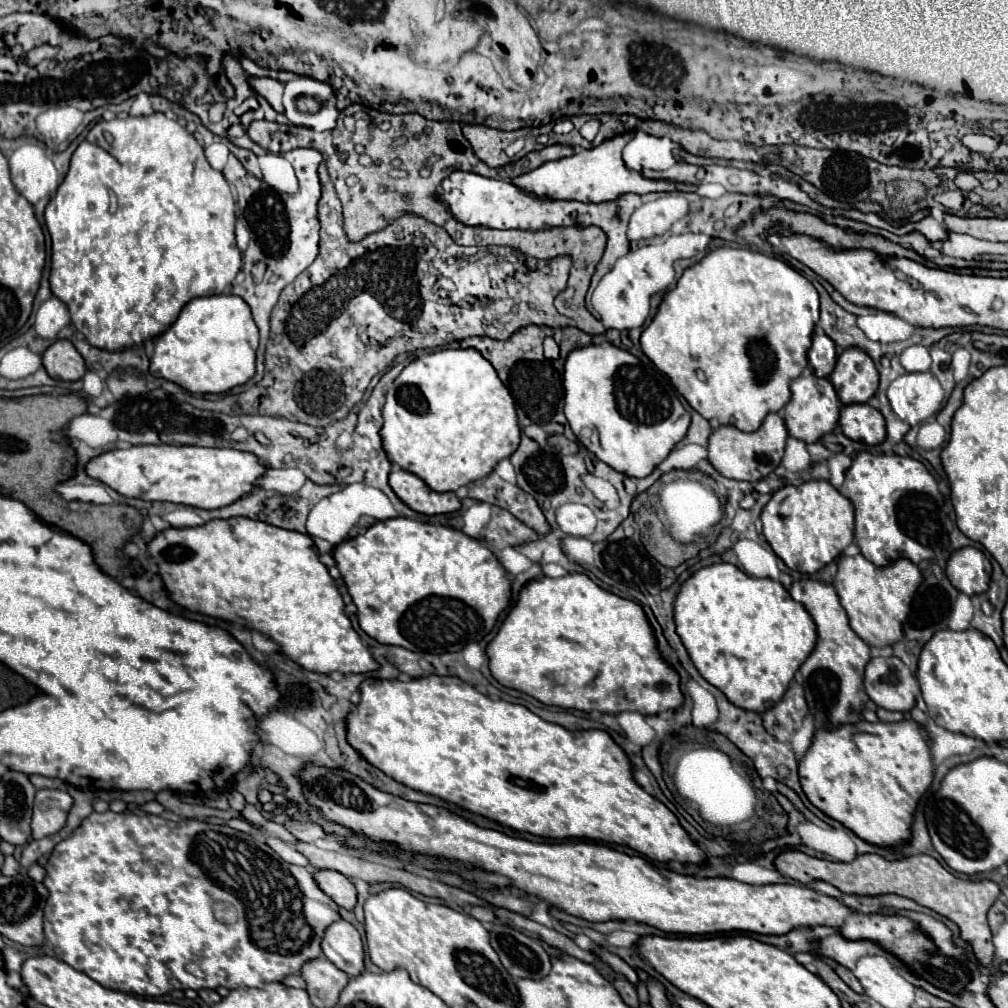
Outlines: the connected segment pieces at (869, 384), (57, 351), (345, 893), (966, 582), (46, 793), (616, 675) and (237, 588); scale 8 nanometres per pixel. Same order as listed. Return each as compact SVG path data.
M849 347L845 349L839 357L837 357L837 365L833 369L833 373L829 375L841 403L849 405L849 403L867 403L869 397L875 395L877 387L879 387L879 371L873 363L873 359L859 347Z
M59 339L53 345L49 345L47 351L41 355L41 359L49 377L59 381L77 381L87 371L83 357L67 339Z
M315 869L313 877L315 877L319 889L323 893L327 893L339 907L353 911L353 907L357 903L357 891L345 875L337 873L337 871L329 871L329 869Z
M961 547L951 553L947 561L947 577L955 589L975 595L987 591L991 580L992 566L981 549Z
M39 789L35 793L35 807L33 807L33 819L31 819L33 839L43 839L59 833L65 827L71 805L73 805L73 799L67 791Z
M585 573L529 581L487 647L493 677L545 705L655 715L683 705L681 677L661 657L641 605L601 589Z
M247 517L213 519L201 527L171 527L161 531L149 543L149 553L153 559L157 559L159 575L175 603L193 613L233 621L259 633L265 633L281 645L281 651L289 659L299 663L303 669L325 675L333 671L347 675L371 673L379 669L379 663L373 659L369 647L365 647L365 643L353 629L349 617L345 615L343 597L335 587L335 581L329 575L327 567L319 561L317 547L309 535L299 531L287 531Z

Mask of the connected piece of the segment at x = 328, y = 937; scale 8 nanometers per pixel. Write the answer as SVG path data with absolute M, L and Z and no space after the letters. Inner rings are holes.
M345 919L333 921L325 929L321 949L323 949L323 955L341 971L345 971L349 977L355 977L363 971L365 953L363 953L361 935Z

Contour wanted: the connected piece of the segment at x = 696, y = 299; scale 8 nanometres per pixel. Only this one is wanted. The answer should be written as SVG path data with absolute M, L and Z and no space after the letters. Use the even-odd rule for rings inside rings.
M715 247L711 249L701 261L697 261L695 265L687 267L683 271L683 275L677 279L675 289L667 291L653 321L645 327L645 331L641 333L641 349L643 353L655 363L655 367L659 371L663 371L671 383L675 385L675 389L687 399L687 403L701 413L705 419L717 419L721 425L733 425L741 431L757 431L761 421L765 419L767 413L771 411L779 411L781 407L785 407L787 399L791 399L791 391L789 391L789 383L791 379L799 377L801 371L807 367L807 347L811 347L811 335L813 335L813 327L819 321L819 293L817 289L811 285L811 281L807 281L799 271L795 271L793 267L789 267L785 261L753 251L753 249L741 249L741 247ZM697 371L705 373L705 381L697 379Z

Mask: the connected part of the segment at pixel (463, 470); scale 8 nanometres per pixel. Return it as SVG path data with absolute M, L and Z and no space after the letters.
M475 349L431 351L413 359L387 393L383 419L381 437L389 461L421 477L433 491L457 491L463 485L487 477L501 459L517 449L521 437L511 393L491 363Z

